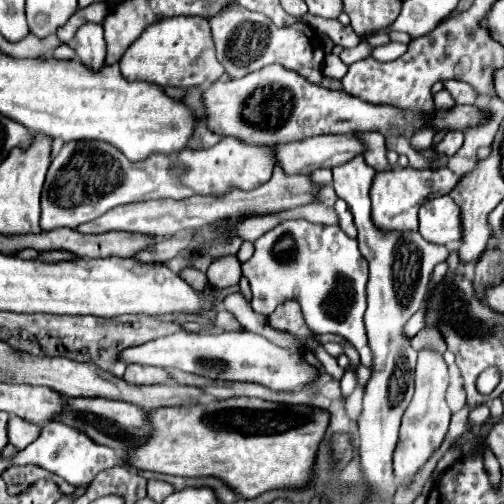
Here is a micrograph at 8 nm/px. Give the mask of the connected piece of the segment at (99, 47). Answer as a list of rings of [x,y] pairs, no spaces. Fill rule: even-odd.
[[[84,24],[76,36],[74,36],[74,44],[76,44],[76,54],[78,58],[92,70],[100,70],[104,68],[104,58],[106,58],[106,44],[104,44],[104,36],[102,36],[102,26],[98,24]]]

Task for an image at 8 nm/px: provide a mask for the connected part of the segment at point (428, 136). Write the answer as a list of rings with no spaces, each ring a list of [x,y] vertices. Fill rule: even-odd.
[[[426,128],[426,130],[422,130],[422,132],[418,132],[418,134],[414,134],[412,136],[412,140],[410,140],[410,144],[412,144],[412,148],[416,150],[422,150],[422,148],[430,148],[432,146],[432,142],[434,142],[434,136],[436,136],[436,128]]]

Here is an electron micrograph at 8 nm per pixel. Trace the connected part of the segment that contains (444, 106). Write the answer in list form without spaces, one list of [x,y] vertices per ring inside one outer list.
[[[440,90],[438,94],[434,94],[434,102],[436,102],[436,108],[438,108],[438,110],[450,110],[450,108],[456,106],[456,102],[454,102],[454,98],[450,96],[448,90]]]

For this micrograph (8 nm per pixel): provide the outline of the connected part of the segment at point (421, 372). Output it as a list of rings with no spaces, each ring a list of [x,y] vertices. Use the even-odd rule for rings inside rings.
[[[430,350],[418,352],[416,392],[402,416],[400,440],[394,450],[394,474],[396,474],[398,484],[402,484],[402,486],[410,486],[414,474],[440,448],[440,444],[448,432],[450,406],[446,402],[446,388],[448,388],[448,366],[446,366],[442,354],[436,354]]]

